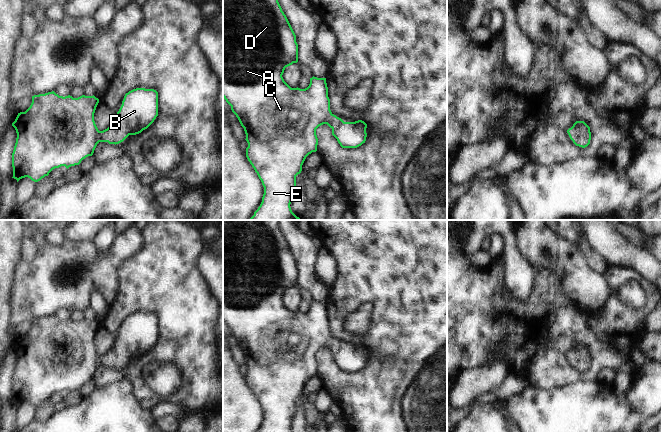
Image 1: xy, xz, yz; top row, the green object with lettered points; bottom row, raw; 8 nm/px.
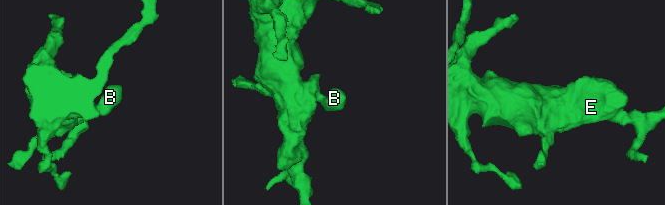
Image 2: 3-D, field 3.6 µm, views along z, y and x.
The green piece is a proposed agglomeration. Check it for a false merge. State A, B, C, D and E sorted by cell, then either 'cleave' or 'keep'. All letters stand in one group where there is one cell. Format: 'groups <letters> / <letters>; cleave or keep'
groups A B C D E; keep

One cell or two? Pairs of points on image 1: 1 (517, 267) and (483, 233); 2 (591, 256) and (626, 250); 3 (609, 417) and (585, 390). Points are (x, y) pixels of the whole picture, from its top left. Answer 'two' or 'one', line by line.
1: one
2: two
3: one

